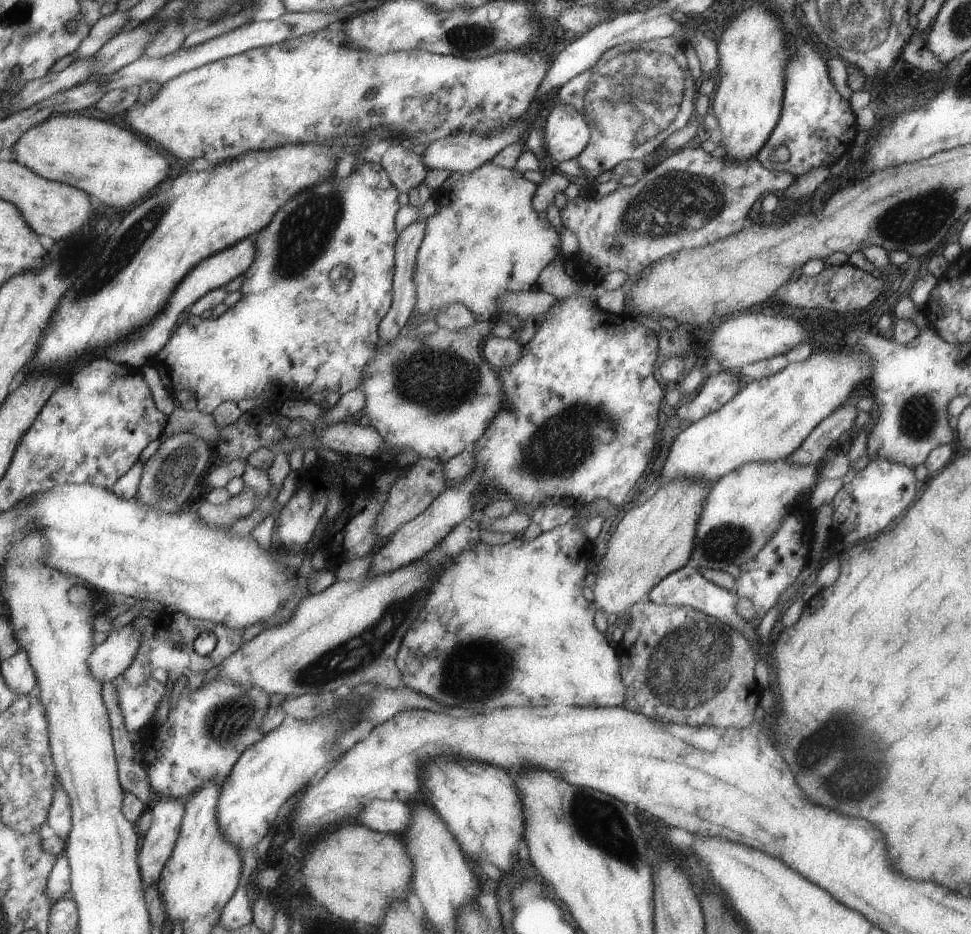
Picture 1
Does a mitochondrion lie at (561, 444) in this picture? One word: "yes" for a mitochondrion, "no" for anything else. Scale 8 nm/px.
yes

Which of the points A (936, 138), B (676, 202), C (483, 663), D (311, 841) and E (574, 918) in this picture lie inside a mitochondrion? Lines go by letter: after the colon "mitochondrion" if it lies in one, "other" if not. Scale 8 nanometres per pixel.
A: other
B: mitochondrion
C: mitochondrion
D: other
E: other

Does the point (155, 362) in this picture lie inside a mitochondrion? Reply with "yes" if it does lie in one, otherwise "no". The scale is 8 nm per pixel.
no

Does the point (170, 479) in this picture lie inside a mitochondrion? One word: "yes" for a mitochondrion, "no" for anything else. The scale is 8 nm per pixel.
yes

